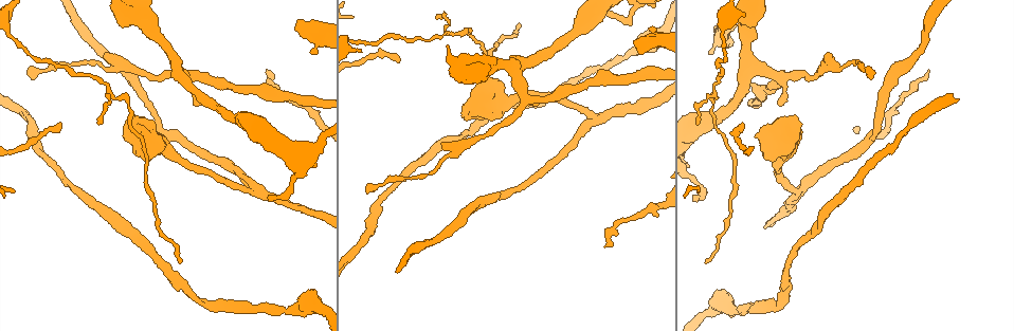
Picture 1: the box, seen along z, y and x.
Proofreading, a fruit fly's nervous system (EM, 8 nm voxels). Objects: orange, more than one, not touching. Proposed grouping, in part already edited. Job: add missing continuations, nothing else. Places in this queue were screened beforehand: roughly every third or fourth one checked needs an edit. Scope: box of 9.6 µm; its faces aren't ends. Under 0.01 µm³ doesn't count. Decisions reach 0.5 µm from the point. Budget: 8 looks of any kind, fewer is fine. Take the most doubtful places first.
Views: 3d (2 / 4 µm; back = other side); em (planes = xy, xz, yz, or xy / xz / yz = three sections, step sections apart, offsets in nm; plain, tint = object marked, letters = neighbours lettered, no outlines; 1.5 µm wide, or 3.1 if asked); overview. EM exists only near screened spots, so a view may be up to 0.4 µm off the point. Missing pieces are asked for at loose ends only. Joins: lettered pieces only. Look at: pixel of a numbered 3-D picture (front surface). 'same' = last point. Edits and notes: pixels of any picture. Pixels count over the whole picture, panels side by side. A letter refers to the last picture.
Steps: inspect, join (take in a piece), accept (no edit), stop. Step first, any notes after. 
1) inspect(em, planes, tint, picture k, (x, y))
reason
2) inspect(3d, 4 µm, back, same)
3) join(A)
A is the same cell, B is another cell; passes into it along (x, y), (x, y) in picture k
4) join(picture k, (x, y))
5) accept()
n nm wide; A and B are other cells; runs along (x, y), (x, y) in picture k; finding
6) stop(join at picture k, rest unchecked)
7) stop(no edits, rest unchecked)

inspect(3d, 2 µm, back, picture 1, (734, 27))
branch stops here

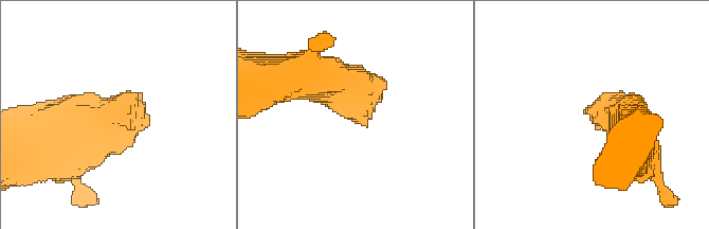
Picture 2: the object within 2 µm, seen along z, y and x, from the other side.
inspect(em, planes, letters, picture 2, (129, 112))

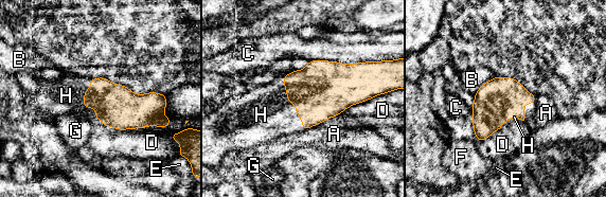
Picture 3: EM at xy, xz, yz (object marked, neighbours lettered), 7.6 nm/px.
join(H)
320 nm wide; H is the same cell, A, B, C, D, E, F and G are other cells; passes into it along (322, 90), (291, 102), (262, 114) in picture 3; the neuron continues

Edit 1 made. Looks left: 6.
inspect(em, planes, letters, picture 1, (518, 23))
thin end

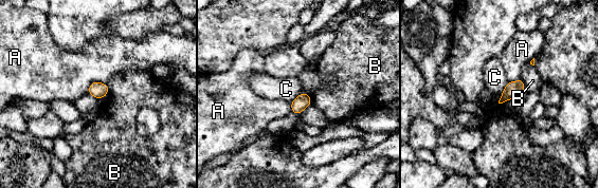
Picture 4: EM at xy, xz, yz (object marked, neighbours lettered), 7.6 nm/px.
accept()
110 nm wide; A, B and C are other cells; border along (508, 81), (497, 101) in picture 4; none of them fits

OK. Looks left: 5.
stop(join at picture 3, rest unchecked)

